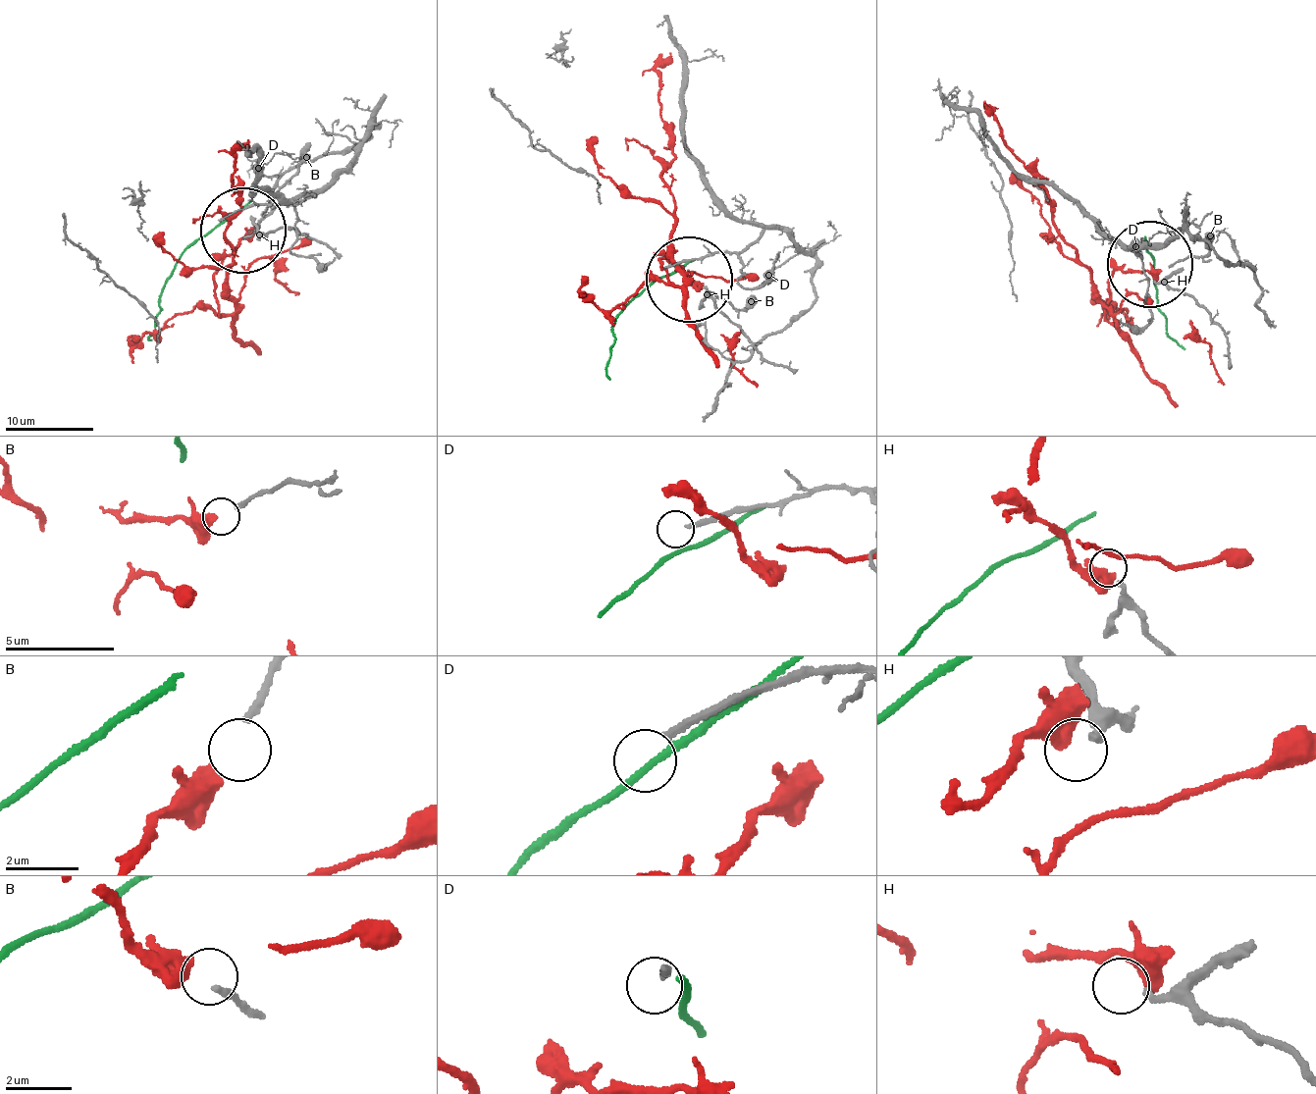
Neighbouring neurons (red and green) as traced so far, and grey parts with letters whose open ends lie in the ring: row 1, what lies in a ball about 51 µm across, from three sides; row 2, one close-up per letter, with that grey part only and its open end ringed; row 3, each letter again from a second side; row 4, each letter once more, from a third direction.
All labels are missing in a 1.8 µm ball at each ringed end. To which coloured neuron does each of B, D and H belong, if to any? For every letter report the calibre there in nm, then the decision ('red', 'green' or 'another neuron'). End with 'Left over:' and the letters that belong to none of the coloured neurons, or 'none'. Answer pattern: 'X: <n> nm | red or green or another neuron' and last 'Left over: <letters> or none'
B: 200 nm | red
D: 200 nm | another neuron
H: 220 nm | another neuron
Left over: D, H

